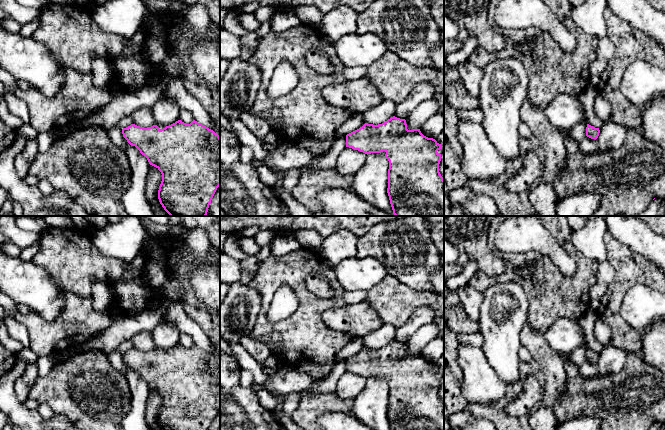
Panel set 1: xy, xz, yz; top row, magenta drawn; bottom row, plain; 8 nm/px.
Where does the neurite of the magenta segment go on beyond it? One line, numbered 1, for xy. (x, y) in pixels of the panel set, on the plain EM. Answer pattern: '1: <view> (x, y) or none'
1: none

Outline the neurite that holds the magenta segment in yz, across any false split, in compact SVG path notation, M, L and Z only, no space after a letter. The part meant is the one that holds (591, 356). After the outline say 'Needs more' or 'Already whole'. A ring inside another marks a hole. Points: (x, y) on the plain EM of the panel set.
M589 348L586 351L586 360L591 363L597 363L599 360L600 354L599 352L595 352Z. Already whole

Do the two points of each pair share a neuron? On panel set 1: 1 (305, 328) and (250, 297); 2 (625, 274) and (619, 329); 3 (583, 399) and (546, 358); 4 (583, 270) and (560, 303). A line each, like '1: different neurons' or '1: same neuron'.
1: different neurons
2: same neuron
3: different neurons
4: same neuron

